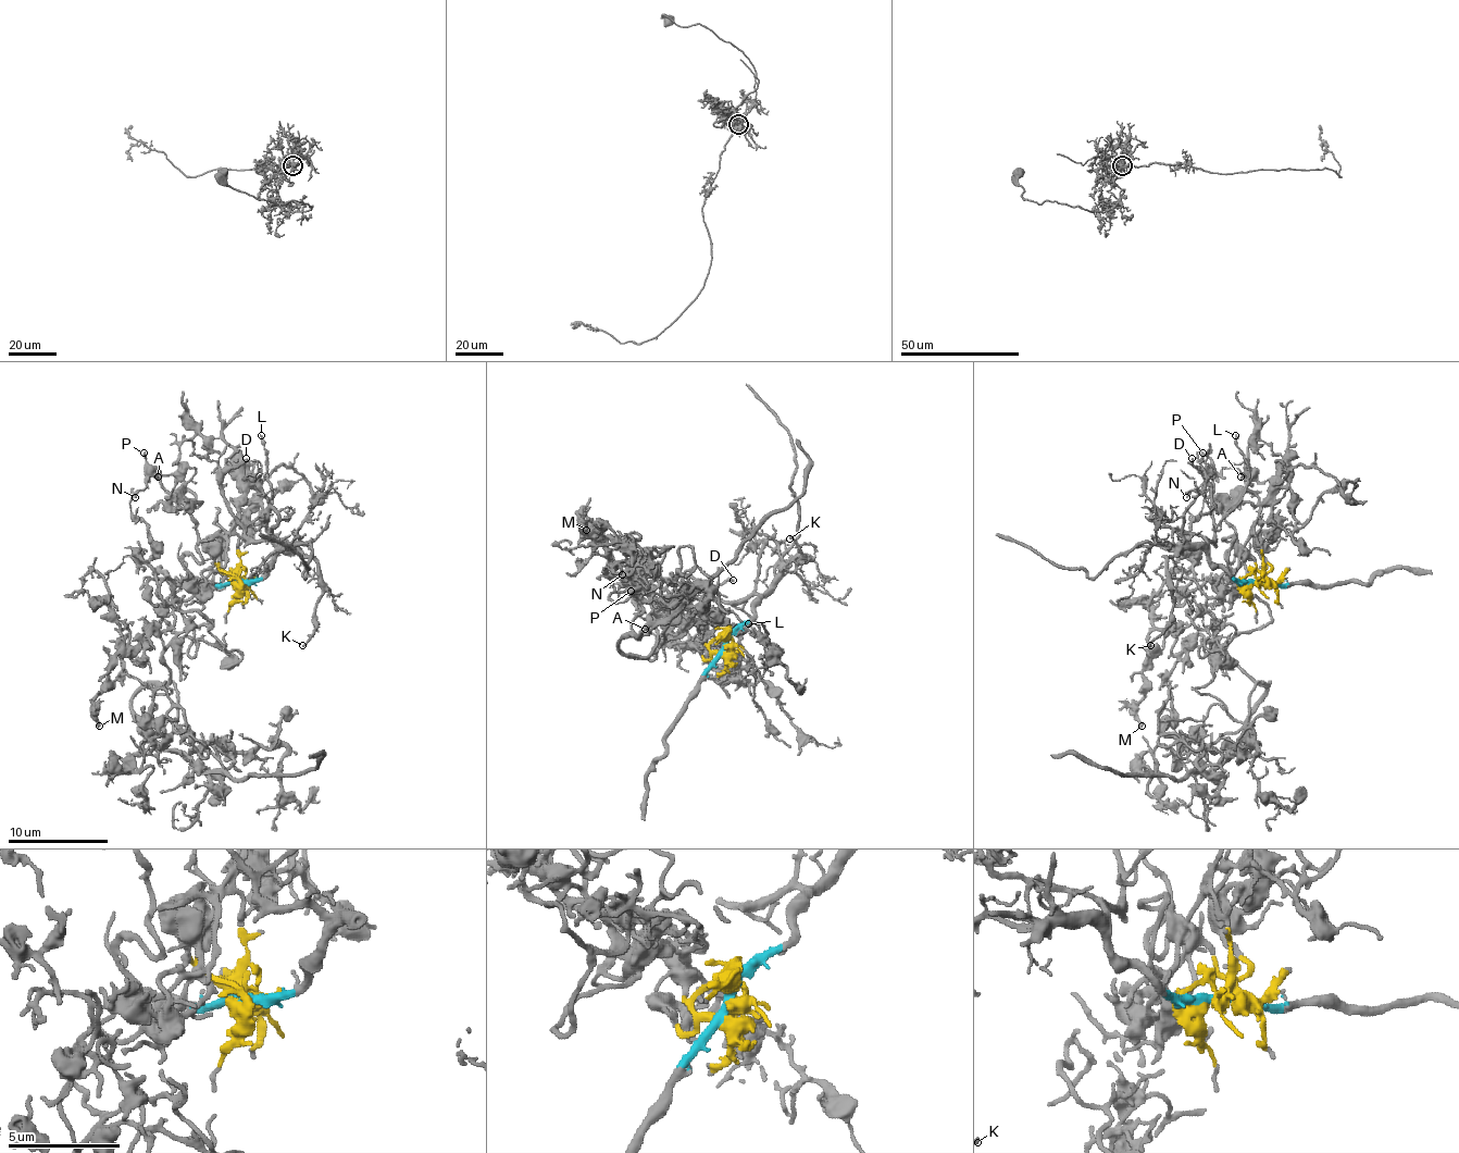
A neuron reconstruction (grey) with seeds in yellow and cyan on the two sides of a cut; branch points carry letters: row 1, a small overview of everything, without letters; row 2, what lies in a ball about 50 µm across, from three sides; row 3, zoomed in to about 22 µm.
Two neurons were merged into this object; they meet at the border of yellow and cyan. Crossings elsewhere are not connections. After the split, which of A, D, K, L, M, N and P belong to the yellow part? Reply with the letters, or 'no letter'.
A, M, N, P

